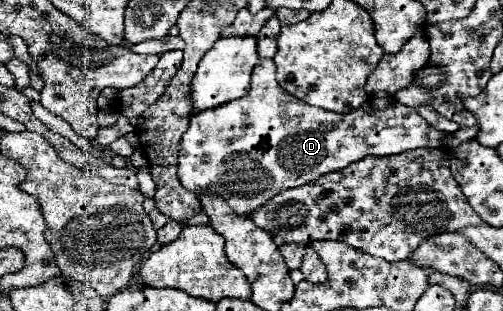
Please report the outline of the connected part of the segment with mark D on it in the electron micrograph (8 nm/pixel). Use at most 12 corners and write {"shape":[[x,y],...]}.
{"shape":[[259,58],[191,116],[177,174],[251,216],[367,154],[445,134],[395,98],[325,112]]}

